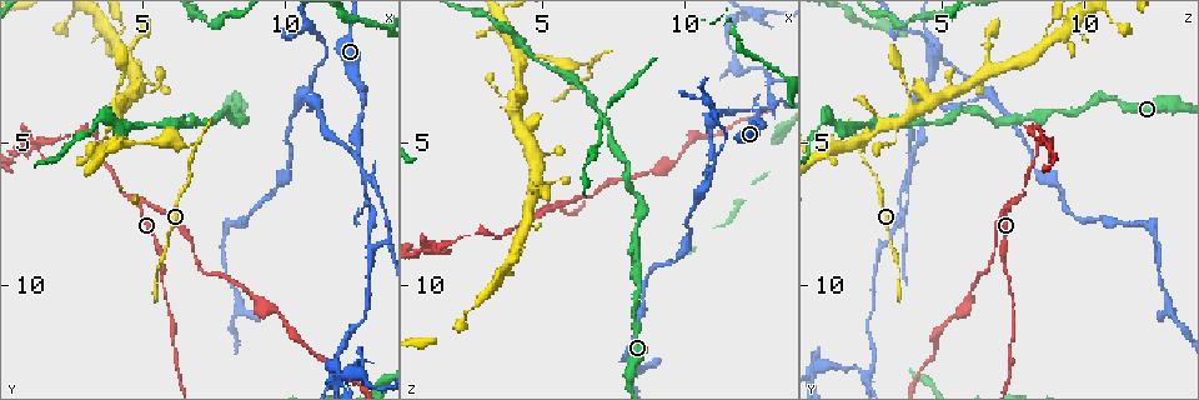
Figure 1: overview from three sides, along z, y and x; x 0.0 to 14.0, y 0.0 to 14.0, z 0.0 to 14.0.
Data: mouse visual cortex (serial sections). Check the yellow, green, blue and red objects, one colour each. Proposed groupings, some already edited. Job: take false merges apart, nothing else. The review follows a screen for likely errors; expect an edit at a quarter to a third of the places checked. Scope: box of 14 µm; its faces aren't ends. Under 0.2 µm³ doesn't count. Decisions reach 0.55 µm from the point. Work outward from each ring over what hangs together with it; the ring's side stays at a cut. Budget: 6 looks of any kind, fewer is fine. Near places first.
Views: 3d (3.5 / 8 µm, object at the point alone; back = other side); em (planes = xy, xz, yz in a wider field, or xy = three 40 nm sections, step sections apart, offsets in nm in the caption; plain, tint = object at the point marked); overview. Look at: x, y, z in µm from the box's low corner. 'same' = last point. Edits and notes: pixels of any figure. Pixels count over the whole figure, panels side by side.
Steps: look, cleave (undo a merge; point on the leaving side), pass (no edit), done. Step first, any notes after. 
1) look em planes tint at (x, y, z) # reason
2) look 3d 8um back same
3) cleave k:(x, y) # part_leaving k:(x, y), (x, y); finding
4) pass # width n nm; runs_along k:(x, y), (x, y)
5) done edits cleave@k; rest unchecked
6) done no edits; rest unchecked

look 3d 3.5um at (12.8, 6.3, 3.7) # three-way junction

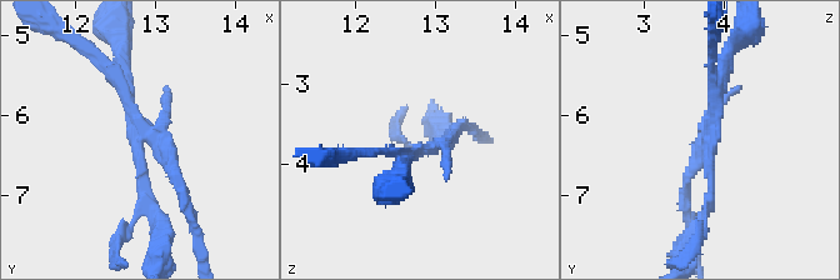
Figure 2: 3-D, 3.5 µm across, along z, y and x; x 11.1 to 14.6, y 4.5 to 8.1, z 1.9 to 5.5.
look em xy step 5 tint at (12.85, 6.25, 3.80)

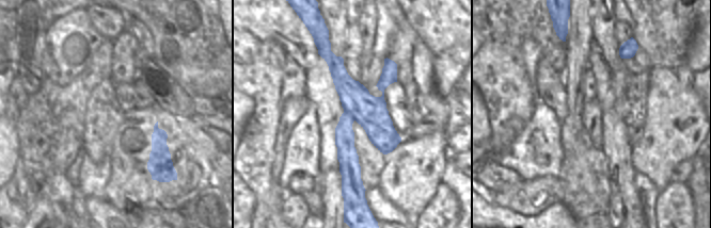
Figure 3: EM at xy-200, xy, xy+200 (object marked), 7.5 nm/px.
cleave 2:(174, 164) # two cells meet here

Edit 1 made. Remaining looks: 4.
look overview # see it whole again

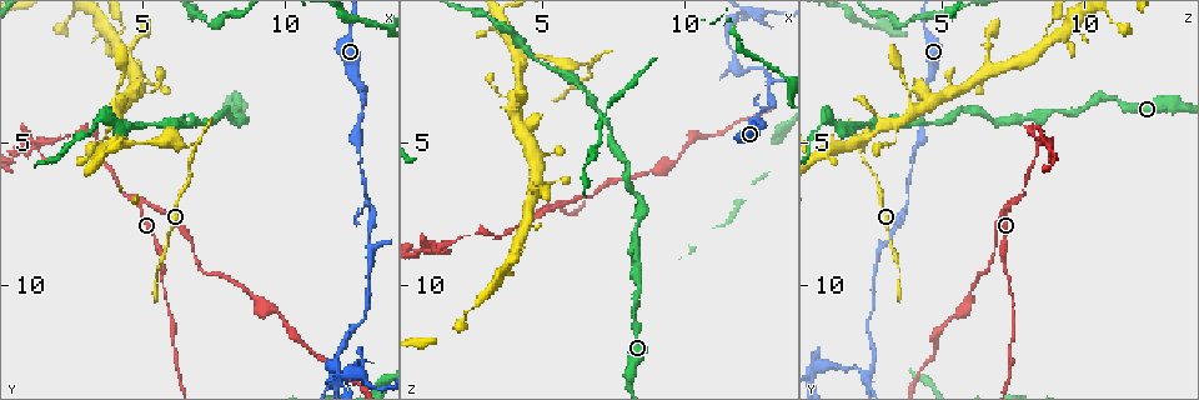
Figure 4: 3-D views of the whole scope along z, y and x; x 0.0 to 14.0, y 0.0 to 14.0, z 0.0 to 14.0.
look 3d 3.5um back at (6.7, 5.1, 2.2) # abrupt turn

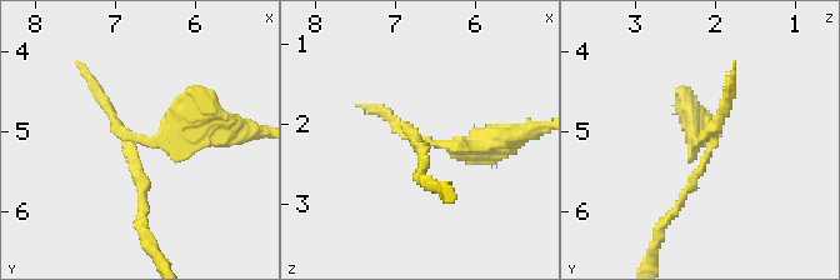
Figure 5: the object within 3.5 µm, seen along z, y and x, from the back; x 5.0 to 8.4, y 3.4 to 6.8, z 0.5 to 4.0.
look em planes tint at (6.70, 5.15, 2.20) # shape alone is not enough

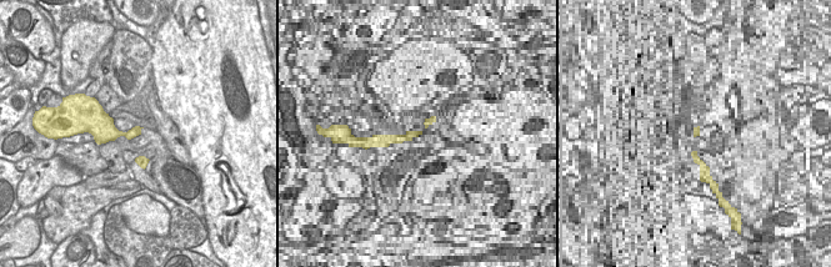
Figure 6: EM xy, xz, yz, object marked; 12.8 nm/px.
cleave 5:(456, 153) # part_leaving 5:(424, 138), (478, 144), (539, 129); two cells meet here

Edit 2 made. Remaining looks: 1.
done edits cleave@2, cleave@5; rest unchecked

